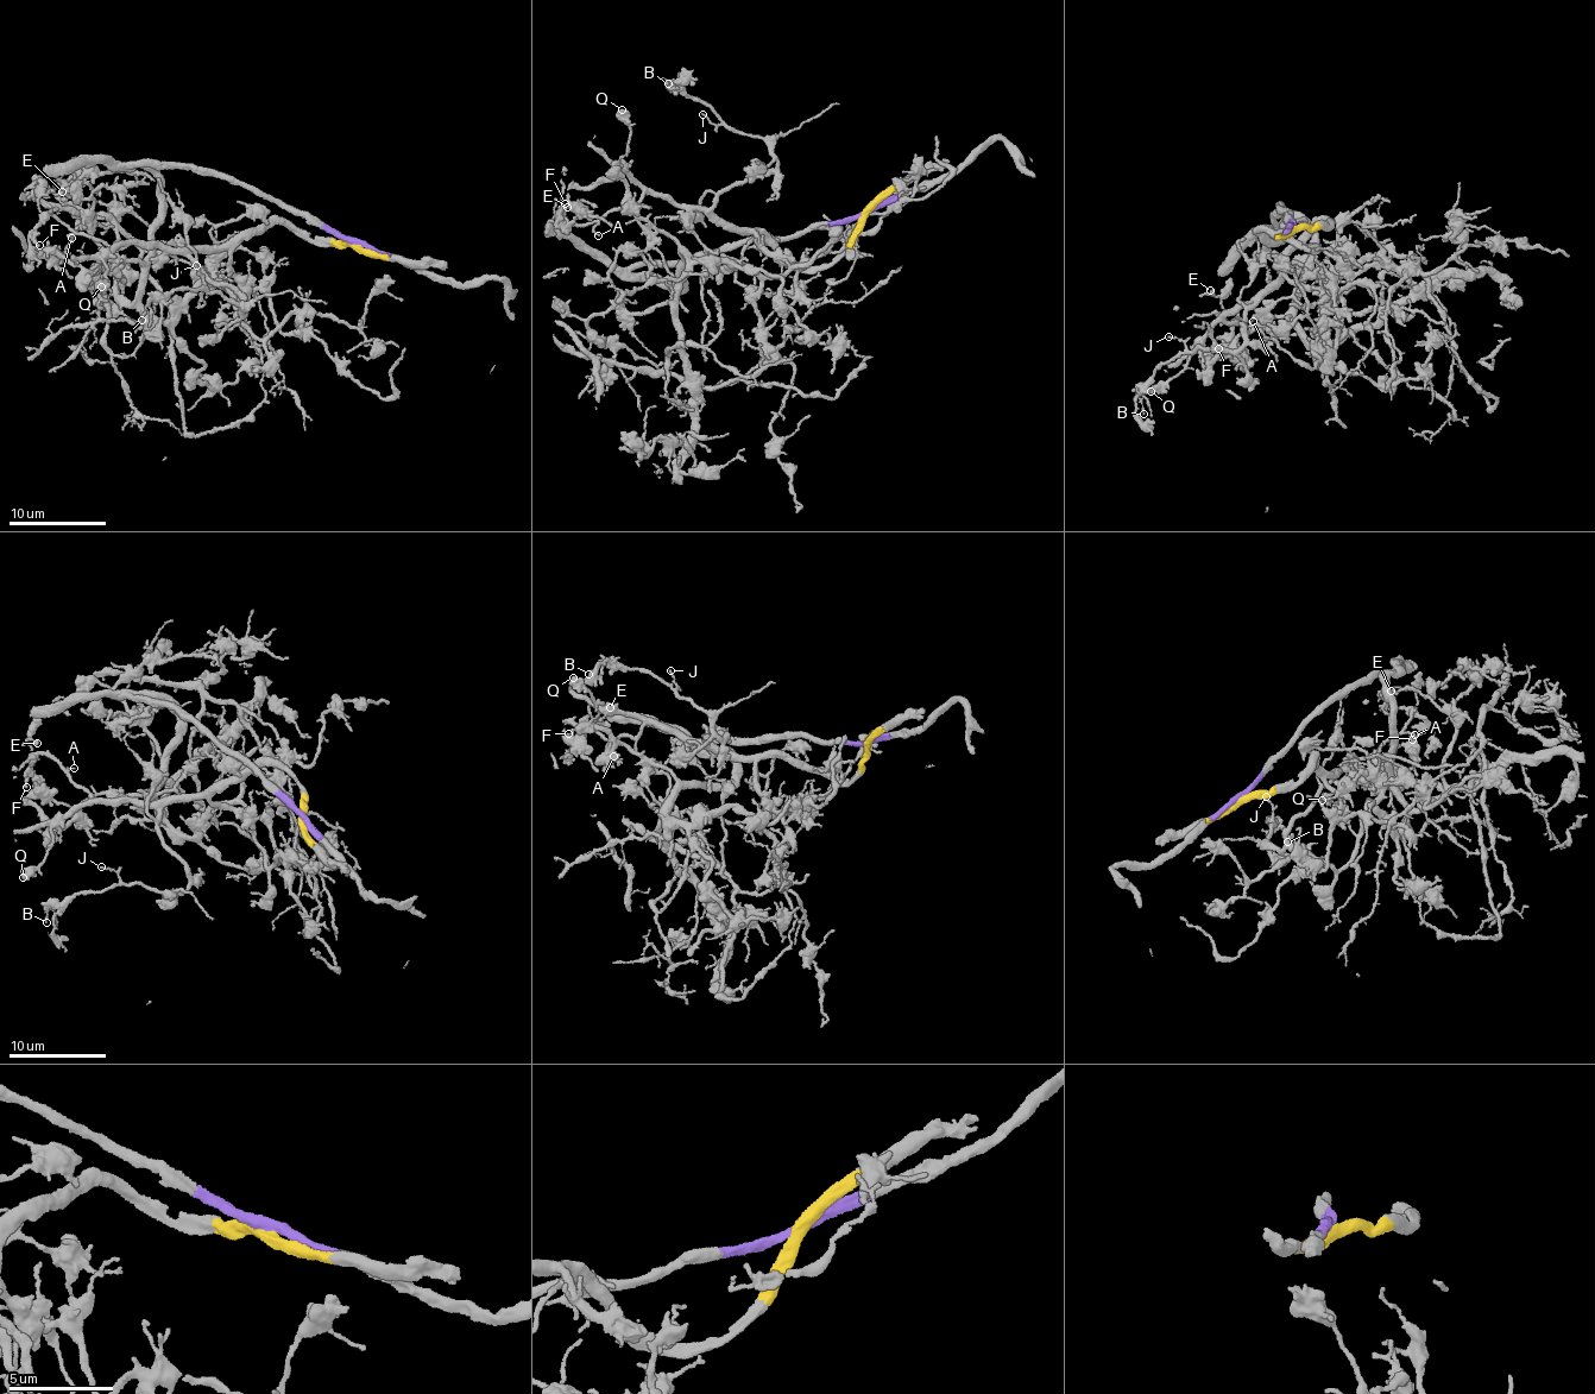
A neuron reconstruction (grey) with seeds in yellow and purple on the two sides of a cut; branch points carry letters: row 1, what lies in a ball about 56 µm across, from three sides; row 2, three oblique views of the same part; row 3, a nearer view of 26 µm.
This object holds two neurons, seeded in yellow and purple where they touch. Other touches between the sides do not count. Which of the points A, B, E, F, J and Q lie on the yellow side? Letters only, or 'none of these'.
A, B, F, J, Q

